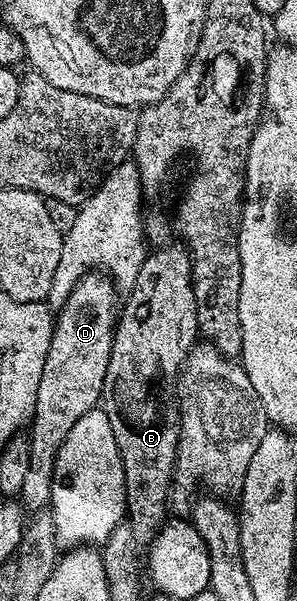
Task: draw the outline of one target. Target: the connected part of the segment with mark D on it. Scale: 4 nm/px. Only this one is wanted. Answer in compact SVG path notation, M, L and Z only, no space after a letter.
M91 272L72 288L68 300L57 311L54 331L48 344L48 356L44 360L44 372L40 372L40 388L36 388L34 416L28 426L30 440L30 463L24 479L24 488L20 488L18 498L23 511L37 512L50 506L50 485L54 482L54 457L60 450L60 444L72 432L72 424L84 416L84 412L95 409L102 401L104 376L108 372L108 360L112 352L112 340L116 325L116 287L109 277L102 272Z

